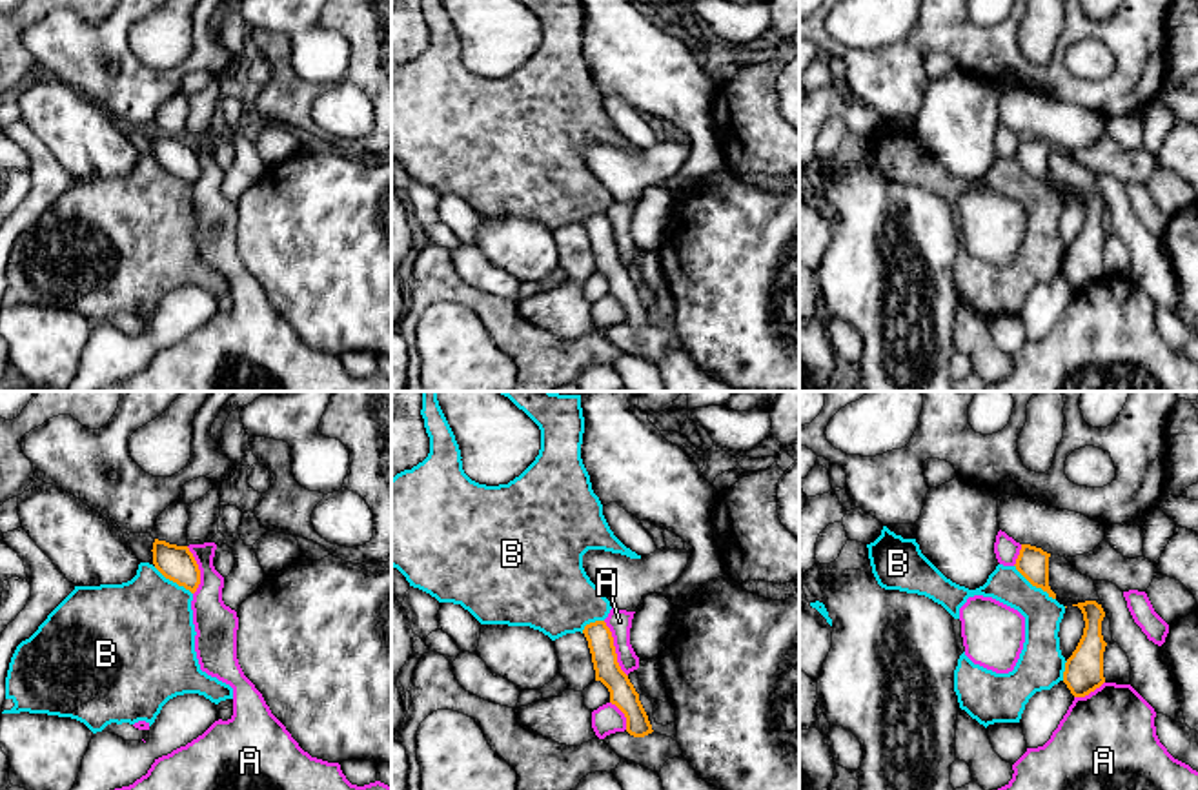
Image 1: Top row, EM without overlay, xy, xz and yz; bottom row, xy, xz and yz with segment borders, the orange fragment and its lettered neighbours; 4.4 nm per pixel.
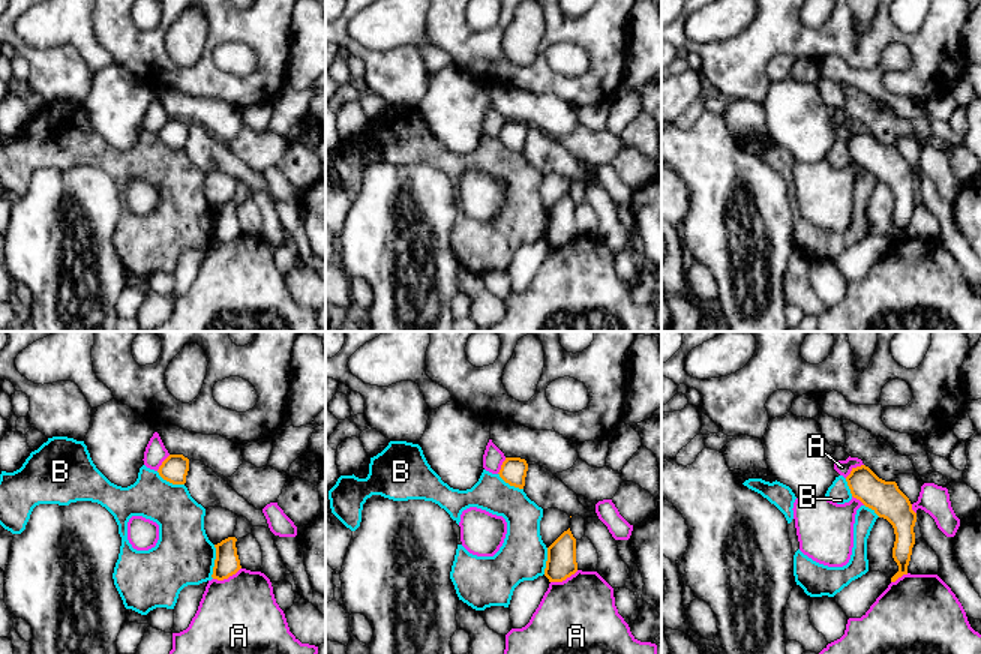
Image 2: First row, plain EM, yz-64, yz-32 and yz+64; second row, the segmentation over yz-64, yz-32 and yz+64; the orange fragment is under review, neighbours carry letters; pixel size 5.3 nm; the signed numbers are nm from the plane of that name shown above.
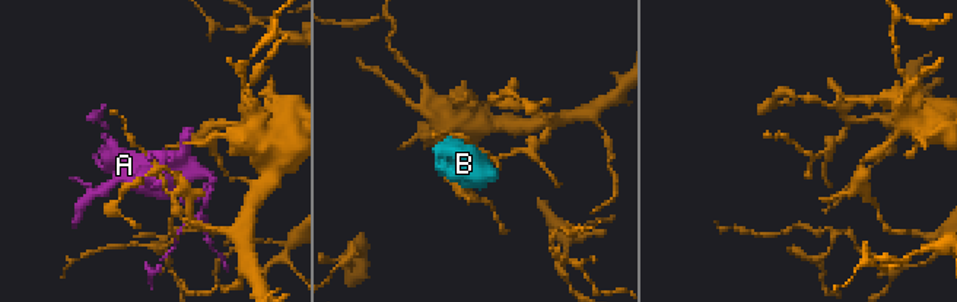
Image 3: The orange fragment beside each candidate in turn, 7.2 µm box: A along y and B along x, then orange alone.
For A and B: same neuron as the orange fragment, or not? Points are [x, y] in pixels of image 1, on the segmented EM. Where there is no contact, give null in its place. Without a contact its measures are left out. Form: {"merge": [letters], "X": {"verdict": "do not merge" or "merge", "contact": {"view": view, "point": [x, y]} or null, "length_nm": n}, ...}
{"merge": [], "A": {"verdict": "do not merge", "contact": {"view": "xz", "point": [614, 648]}, "length_nm": 260}, "B": {"verdict": "do not merge", "contact": {"view": "yz", "point": [1035, 585]}, "length_nm": 240}}

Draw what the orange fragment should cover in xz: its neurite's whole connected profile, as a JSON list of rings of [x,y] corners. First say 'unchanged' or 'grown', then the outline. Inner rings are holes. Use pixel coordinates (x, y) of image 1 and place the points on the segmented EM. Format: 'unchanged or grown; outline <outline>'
unchanged; outline [[[590,623],[583,633],[592,653],[595,681],[601,681],[608,688],[610,703],[624,714],[626,732],[634,737],[652,734],[654,730],[639,701],[639,694],[617,663],[614,637],[606,623]]]

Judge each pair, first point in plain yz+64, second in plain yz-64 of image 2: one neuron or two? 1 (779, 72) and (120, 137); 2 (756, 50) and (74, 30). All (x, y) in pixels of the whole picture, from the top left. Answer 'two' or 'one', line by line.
1: two
2: two

